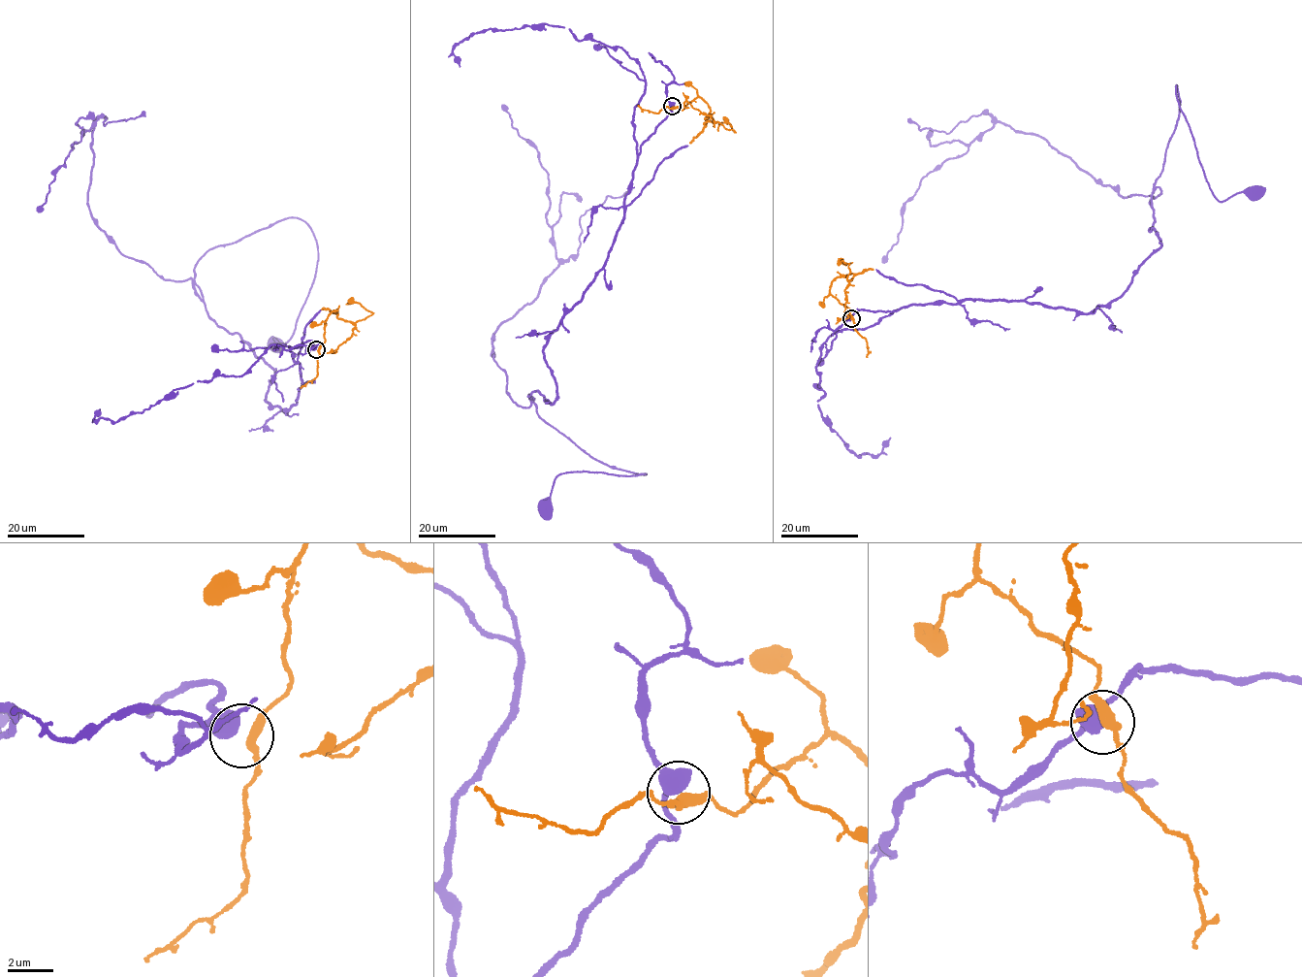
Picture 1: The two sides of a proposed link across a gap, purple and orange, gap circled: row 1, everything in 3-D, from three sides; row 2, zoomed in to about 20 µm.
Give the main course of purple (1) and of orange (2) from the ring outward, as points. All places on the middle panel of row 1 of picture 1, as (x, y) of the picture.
1: (672, 106), (606, 265), (549, 334), (556, 397), (528, 396), (591, 457), (646, 474), (557, 474), (546, 507)
2: (673, 107), (703, 99), (710, 110), (705, 125), (717, 121), (735, 131), (727, 122), (717, 131)

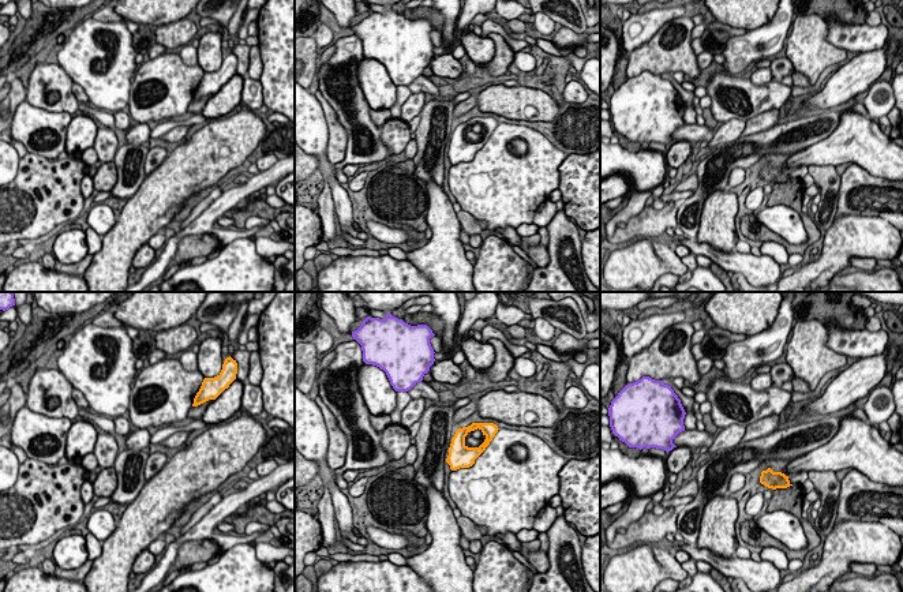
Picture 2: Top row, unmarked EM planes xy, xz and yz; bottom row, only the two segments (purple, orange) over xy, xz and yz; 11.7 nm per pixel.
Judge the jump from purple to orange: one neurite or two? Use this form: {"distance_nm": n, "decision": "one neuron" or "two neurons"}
{"distance_nm": 700, "decision": "one neuron"}

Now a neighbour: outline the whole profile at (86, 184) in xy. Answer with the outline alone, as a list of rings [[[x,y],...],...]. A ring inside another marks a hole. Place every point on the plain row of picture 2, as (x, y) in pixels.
[[[90,166],[85,168],[85,176],[80,181],[80,191],[83,198],[89,198],[94,191],[93,177],[90,176]]]

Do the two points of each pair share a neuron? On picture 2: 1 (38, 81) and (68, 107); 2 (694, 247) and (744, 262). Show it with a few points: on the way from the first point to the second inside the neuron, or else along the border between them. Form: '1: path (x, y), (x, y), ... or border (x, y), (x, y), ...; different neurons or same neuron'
1: path (48, 81), (52, 81), (67, 97); same neuron
2: path (707, 250), (722, 259), (731, 261); same neuron

